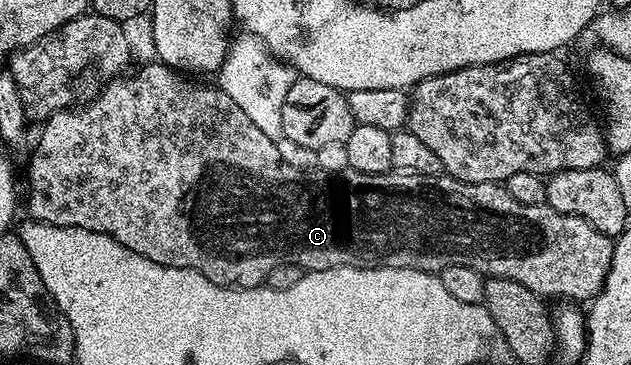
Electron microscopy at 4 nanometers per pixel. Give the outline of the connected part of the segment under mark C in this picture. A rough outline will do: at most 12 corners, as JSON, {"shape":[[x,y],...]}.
{"shape":[[159,60],[43,123],[31,221],[214,284],[474,268],[545,300],[613,239],[507,185],[319,182]]}

